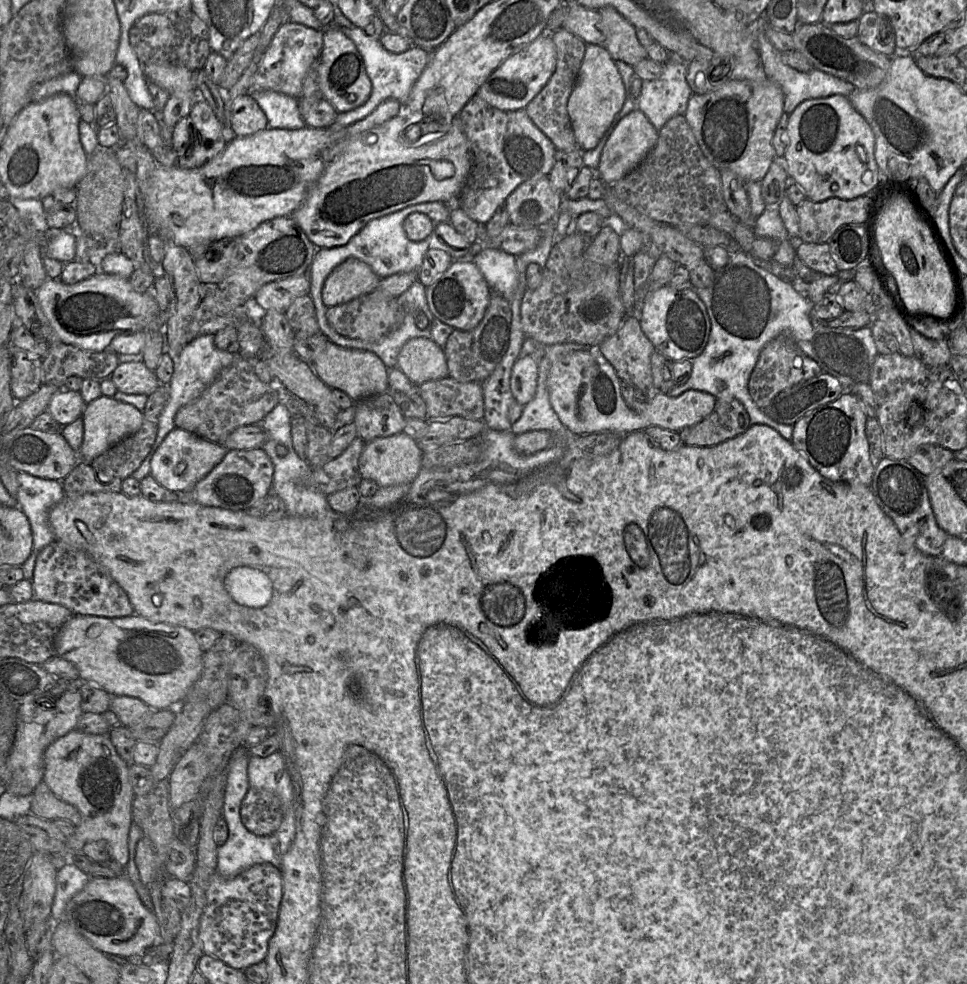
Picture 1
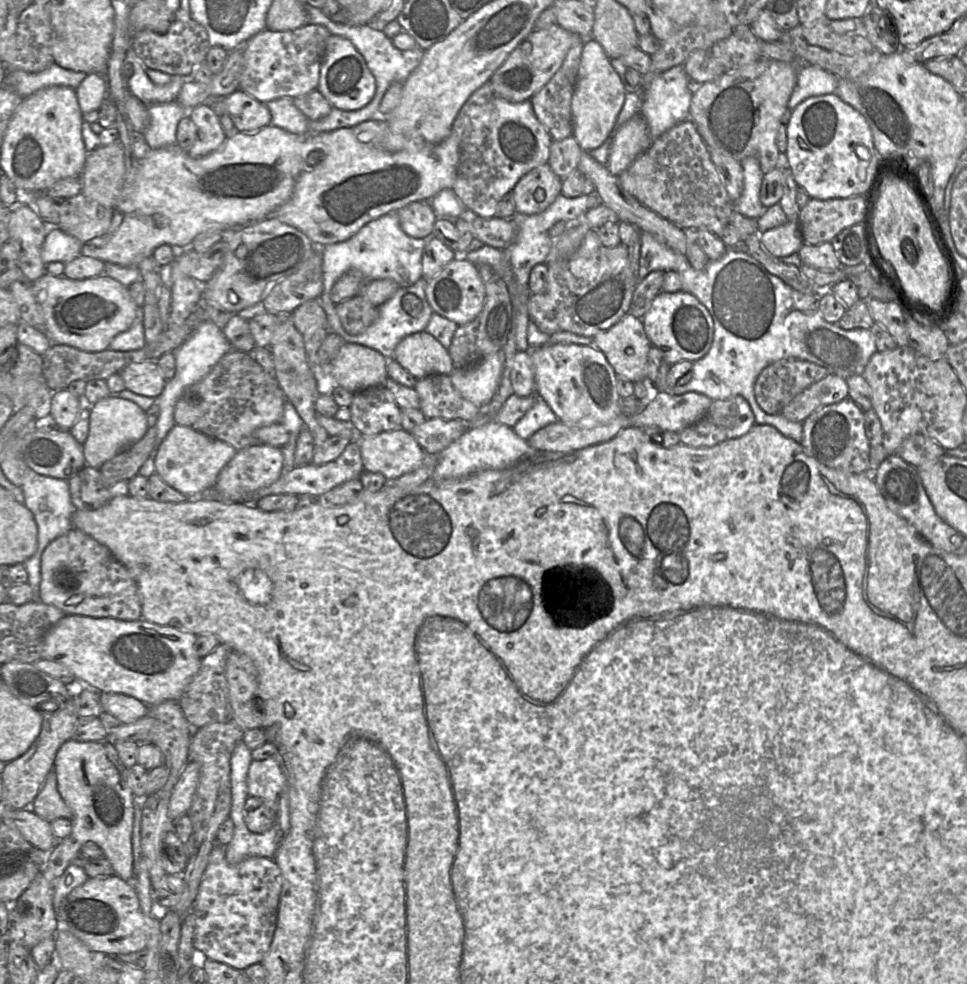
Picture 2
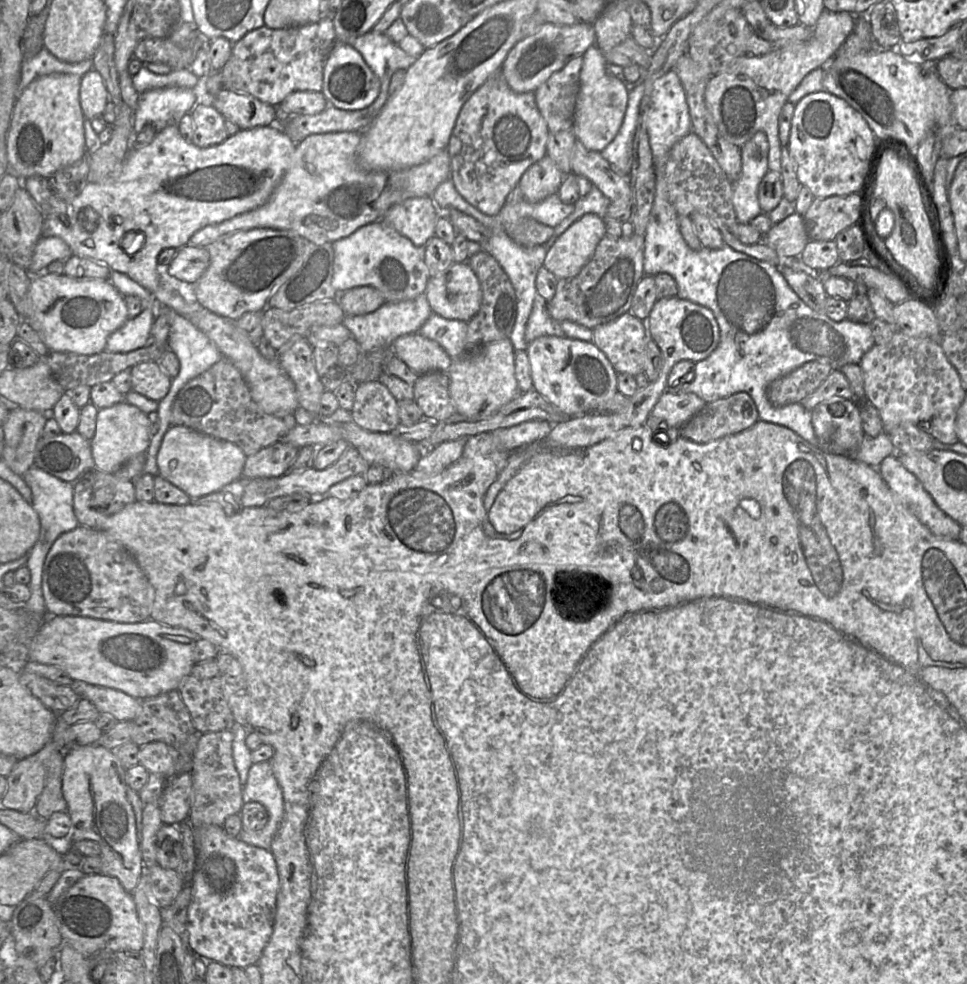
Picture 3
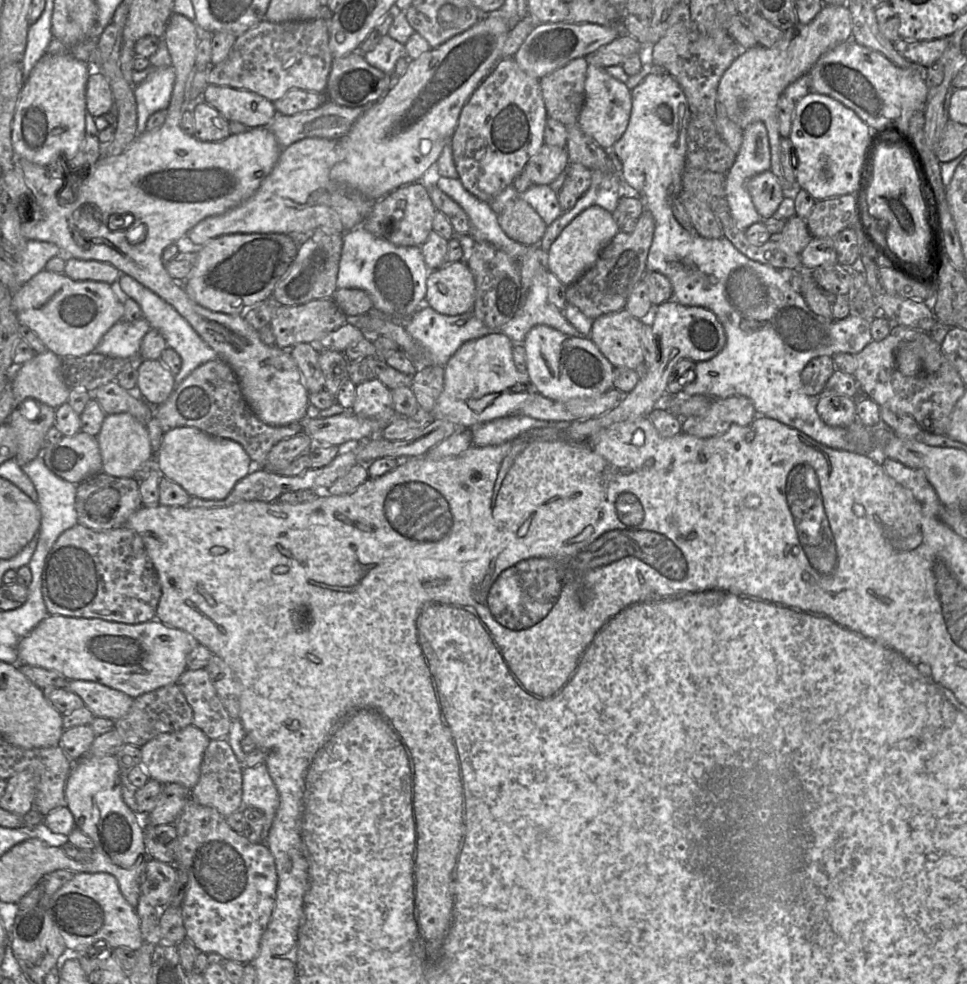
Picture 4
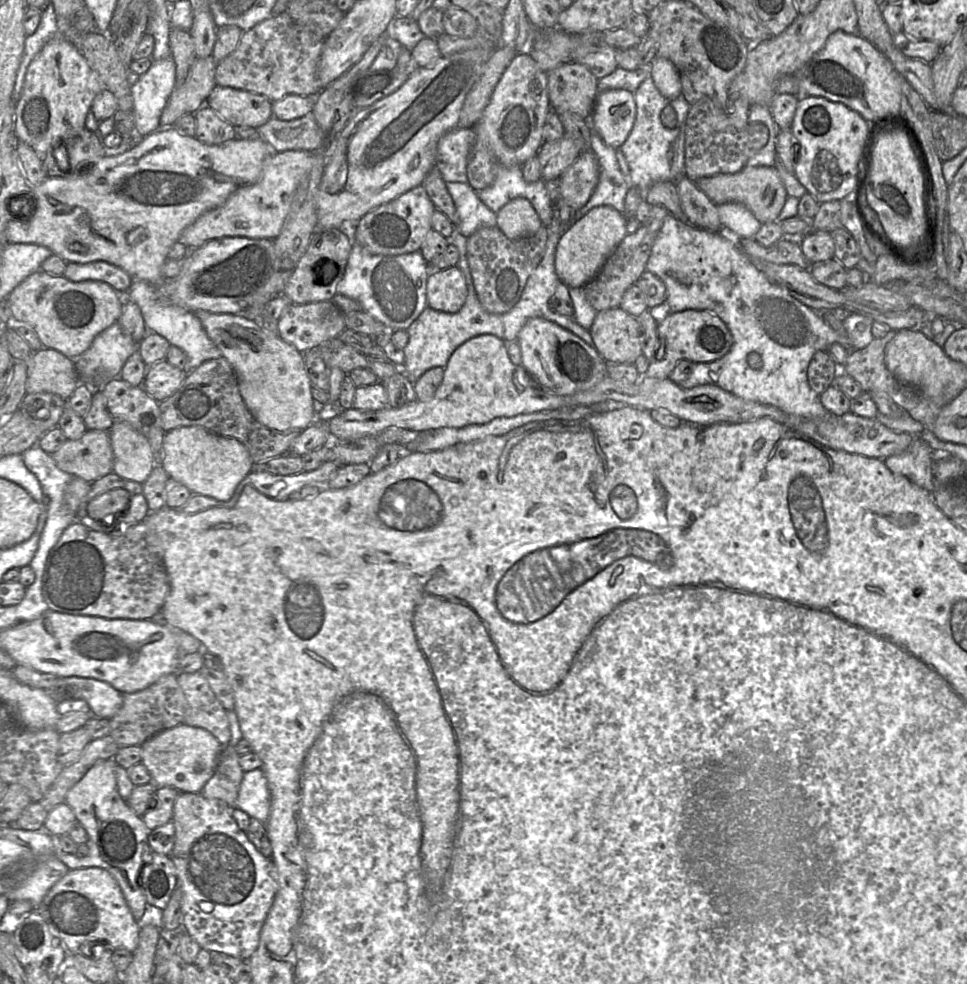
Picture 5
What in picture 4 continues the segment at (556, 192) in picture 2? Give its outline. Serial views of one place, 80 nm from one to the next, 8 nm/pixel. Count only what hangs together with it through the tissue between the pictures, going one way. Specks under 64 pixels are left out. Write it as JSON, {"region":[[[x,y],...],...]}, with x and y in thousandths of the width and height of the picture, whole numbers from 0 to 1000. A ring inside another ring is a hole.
{"region":[[[563,146],[543,169],[543,175],[551,188],[569,188],[589,168],[584,150]]]}

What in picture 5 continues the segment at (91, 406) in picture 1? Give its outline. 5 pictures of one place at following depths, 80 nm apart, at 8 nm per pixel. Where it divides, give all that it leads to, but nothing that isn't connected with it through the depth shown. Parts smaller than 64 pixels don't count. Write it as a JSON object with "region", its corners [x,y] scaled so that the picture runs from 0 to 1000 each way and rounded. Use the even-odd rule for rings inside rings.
{"region":[[[118,428],[112,439],[118,463],[116,481],[148,492],[160,474],[152,444],[125,428]]]}

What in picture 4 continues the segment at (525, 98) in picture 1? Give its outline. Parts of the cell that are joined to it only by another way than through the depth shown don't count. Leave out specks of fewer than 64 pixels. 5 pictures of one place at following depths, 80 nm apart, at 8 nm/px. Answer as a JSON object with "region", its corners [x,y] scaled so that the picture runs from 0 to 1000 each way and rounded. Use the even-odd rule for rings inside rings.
{"region":[[[588,21],[555,23],[531,57],[532,62],[545,76],[559,80],[573,71],[597,59],[605,59],[640,37],[634,26],[596,24]]]}

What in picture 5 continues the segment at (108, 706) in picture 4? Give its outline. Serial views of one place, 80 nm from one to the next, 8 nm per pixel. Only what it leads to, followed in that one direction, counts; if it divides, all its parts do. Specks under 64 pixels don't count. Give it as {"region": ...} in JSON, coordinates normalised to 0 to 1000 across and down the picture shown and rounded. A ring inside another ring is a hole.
{"region":[[[61,688],[57,695],[47,702],[59,715],[68,711],[84,710],[89,712],[93,718],[93,726],[100,730],[115,731],[127,715],[127,705],[111,693],[96,689]]]}

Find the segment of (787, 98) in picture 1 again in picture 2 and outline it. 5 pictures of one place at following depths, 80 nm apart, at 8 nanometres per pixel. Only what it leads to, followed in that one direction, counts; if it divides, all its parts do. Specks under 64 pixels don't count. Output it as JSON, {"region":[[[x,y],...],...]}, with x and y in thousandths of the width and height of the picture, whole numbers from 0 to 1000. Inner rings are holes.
{"region":[[[829,67],[824,72],[824,84],[815,103],[815,111],[820,112],[837,99],[863,95],[868,80],[846,67]]]}

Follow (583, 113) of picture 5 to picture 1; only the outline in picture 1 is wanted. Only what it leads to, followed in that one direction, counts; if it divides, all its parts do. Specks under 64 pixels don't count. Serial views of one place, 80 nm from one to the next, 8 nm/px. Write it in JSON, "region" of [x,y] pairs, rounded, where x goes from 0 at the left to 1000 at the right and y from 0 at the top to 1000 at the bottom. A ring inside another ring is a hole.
{"region":[[[582,27],[569,35],[575,51],[574,71],[564,87],[542,111],[549,123],[571,144],[575,152],[589,153],[598,150],[598,147],[586,114],[586,104],[595,86],[606,45]]]}

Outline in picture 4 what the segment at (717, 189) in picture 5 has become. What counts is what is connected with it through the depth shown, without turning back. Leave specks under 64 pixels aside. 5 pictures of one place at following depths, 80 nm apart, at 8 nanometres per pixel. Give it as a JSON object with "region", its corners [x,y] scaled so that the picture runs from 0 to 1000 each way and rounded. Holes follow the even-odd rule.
{"region":[[[793,173],[778,180],[771,190],[787,222],[799,221],[811,202],[809,190],[799,175]]]}

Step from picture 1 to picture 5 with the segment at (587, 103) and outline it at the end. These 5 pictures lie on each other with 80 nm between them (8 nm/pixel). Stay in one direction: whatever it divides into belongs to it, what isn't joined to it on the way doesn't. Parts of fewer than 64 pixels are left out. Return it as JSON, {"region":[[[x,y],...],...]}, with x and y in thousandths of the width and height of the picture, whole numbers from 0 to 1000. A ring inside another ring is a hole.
{"region":[[[631,90],[616,97],[609,124],[627,147],[638,151],[648,140],[656,119],[656,96],[649,91]]]}

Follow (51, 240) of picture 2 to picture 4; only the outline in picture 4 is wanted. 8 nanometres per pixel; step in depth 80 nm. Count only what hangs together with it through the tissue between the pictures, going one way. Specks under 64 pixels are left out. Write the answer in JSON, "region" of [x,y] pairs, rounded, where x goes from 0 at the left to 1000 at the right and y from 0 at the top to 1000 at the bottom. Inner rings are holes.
{"region":[[[29,244],[18,266],[17,286],[24,290],[35,279],[47,273],[48,267],[55,261],[63,259],[63,253],[56,247]]]}

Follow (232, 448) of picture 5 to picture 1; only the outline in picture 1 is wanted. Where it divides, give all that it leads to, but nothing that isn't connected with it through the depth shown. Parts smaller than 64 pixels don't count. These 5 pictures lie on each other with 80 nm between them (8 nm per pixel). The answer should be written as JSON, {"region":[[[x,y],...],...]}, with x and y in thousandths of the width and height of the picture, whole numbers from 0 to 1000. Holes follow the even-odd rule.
{"region":[[[181,434],[159,460],[155,473],[155,484],[174,498],[194,505],[195,499],[230,468],[235,458],[232,452]]]}

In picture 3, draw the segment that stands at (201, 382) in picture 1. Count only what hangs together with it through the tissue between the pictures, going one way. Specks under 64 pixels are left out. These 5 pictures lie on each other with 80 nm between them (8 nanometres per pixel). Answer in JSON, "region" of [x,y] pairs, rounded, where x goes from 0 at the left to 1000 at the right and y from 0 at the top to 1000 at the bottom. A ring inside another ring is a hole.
{"region":[[[173,313],[173,319],[176,328],[173,353],[183,362],[186,369],[186,375],[184,381],[178,385],[173,401],[163,409],[162,419],[164,423],[164,435],[163,438],[155,445],[155,451],[151,458],[151,471],[148,478],[148,481],[156,482],[158,484],[164,482],[162,462],[171,440],[178,433],[178,412],[183,400],[196,386],[215,376],[231,363],[222,350],[195,325],[191,324],[175,313]]]}

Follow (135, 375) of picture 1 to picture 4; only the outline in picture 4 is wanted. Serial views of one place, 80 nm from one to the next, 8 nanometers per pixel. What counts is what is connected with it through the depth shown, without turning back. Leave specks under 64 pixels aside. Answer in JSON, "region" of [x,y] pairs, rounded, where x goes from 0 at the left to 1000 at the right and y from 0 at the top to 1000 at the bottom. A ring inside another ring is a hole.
{"region":[[[165,365],[144,367],[141,400],[155,413],[171,409],[181,394],[181,381]]]}

